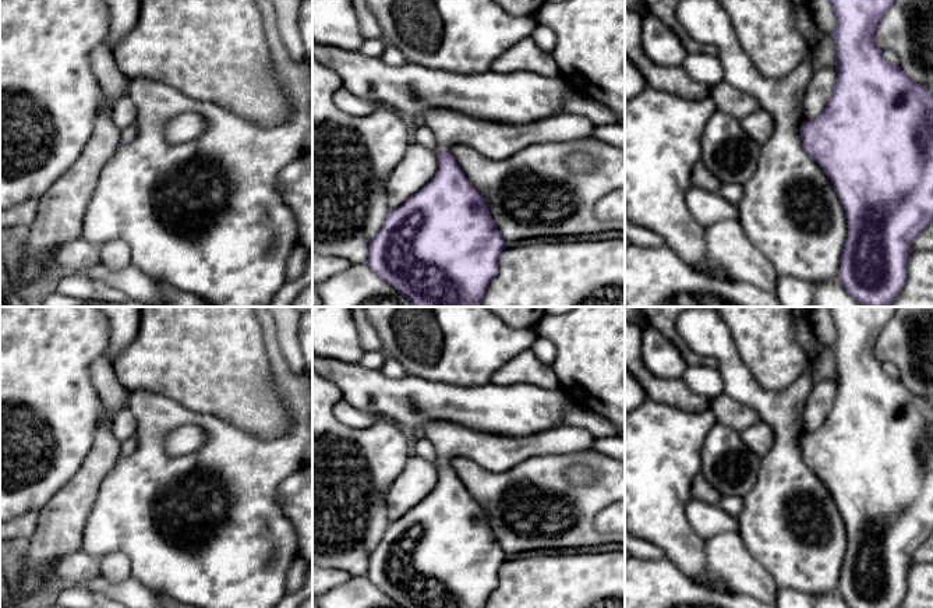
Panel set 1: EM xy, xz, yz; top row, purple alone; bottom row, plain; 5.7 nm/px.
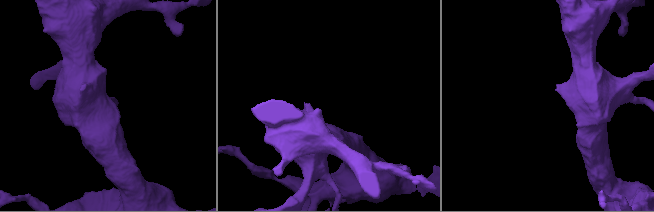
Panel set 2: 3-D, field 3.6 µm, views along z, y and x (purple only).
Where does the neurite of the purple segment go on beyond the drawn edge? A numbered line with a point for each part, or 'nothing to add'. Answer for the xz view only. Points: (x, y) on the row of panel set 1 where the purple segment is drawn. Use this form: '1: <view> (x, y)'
1: xz (497, 141)

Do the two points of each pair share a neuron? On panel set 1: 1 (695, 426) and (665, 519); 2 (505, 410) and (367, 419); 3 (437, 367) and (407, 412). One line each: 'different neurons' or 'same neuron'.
1: same neuron
2: different neurons
3: different neurons

